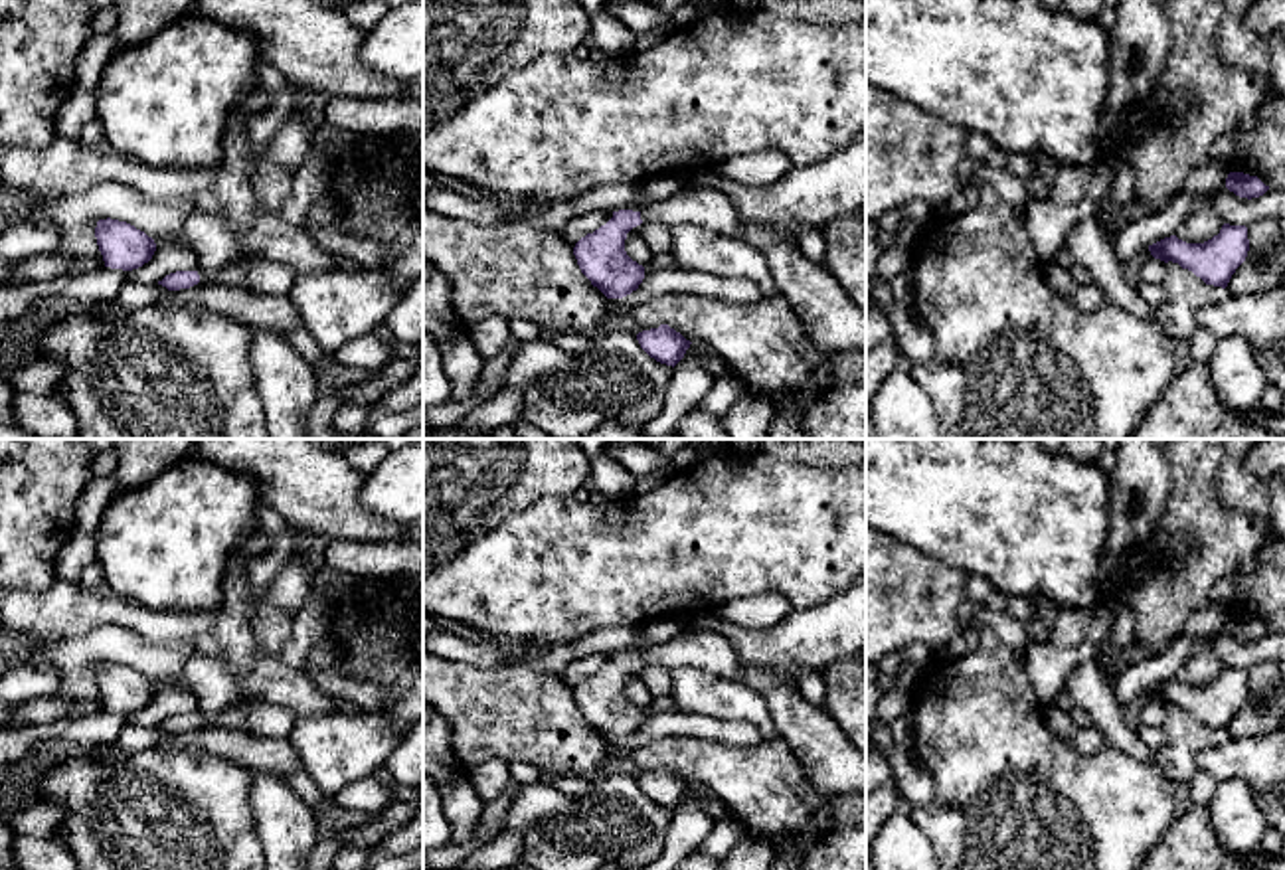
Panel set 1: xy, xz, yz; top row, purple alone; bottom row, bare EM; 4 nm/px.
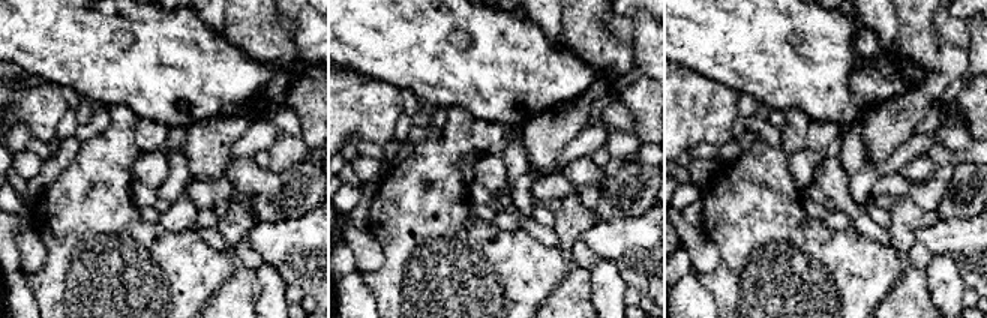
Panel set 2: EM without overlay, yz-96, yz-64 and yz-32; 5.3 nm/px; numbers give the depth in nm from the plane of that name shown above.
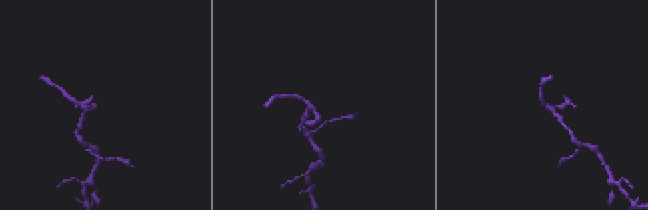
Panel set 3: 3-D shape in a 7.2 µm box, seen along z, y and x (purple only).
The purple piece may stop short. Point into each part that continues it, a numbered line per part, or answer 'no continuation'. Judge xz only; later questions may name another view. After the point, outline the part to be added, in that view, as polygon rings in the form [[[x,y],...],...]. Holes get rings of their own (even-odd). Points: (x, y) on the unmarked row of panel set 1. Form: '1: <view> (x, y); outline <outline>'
1: xz (706, 649); outline [[[684,627],[674,639],[641,652],[642,664],[662,664],[668,670],[698,666],[735,680],[739,660],[731,641],[710,629]]]

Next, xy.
1: xy (267, 720); outline [[[251,700],[247,704],[231,704],[215,718],[198,716],[202,726],[210,728],[227,728],[227,730],[249,730],[259,738],[269,740],[289,740],[297,716],[283,706],[265,702],[265,700]]]

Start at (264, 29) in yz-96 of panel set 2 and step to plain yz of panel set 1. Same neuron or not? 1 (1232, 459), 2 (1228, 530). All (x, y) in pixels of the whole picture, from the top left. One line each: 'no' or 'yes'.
1: no
2: yes

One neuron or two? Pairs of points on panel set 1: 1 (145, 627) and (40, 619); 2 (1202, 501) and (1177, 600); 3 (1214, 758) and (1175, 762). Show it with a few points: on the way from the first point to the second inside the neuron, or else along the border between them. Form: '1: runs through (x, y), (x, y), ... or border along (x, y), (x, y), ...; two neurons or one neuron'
1: runs through (119, 613), (66, 613); one neuron
2: runs through (1202, 524), (1202, 556), (1187, 576); one neuron
3: border along (1226, 738), (1204, 748), (1197, 756), (1197, 768); two neurons

